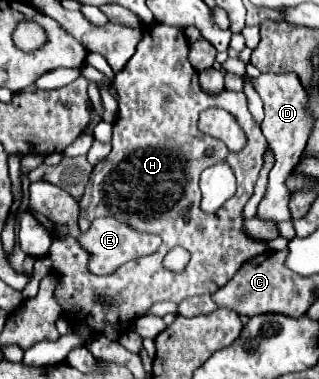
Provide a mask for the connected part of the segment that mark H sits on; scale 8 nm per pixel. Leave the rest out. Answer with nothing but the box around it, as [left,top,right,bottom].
[50,22,268,332]

